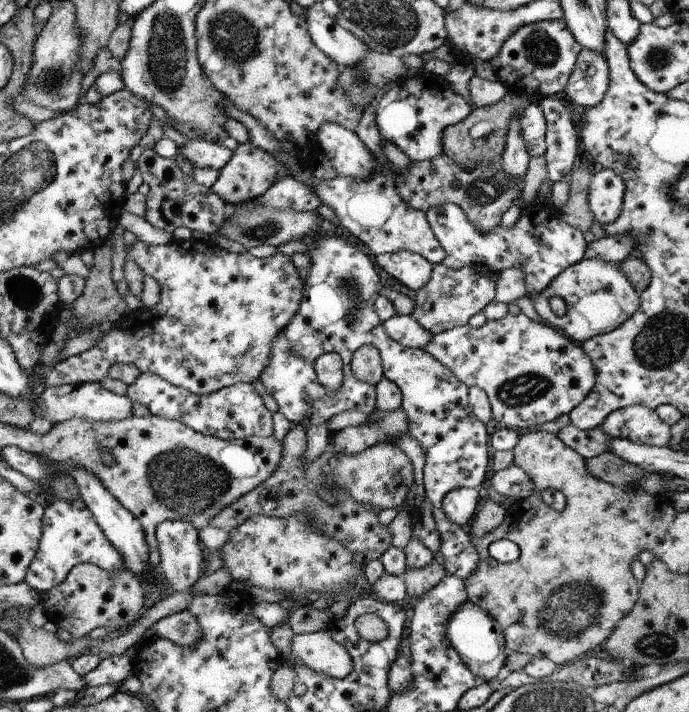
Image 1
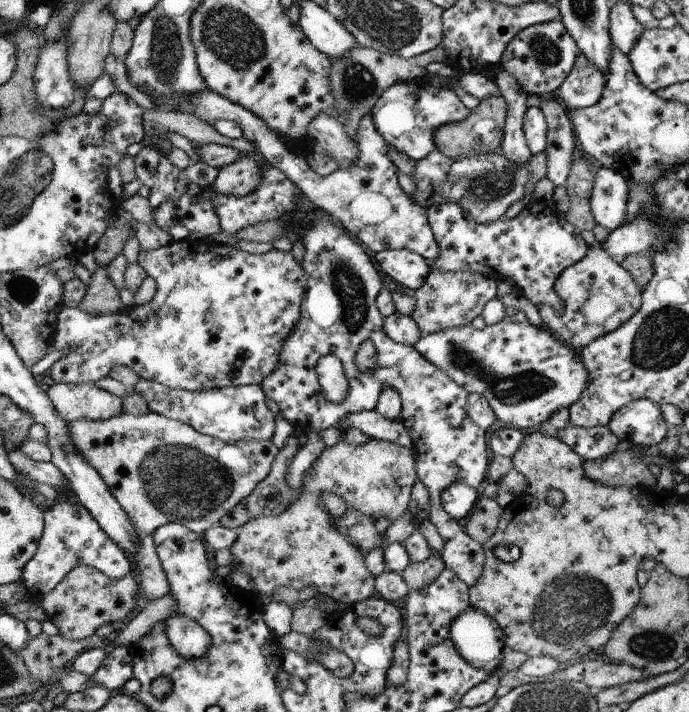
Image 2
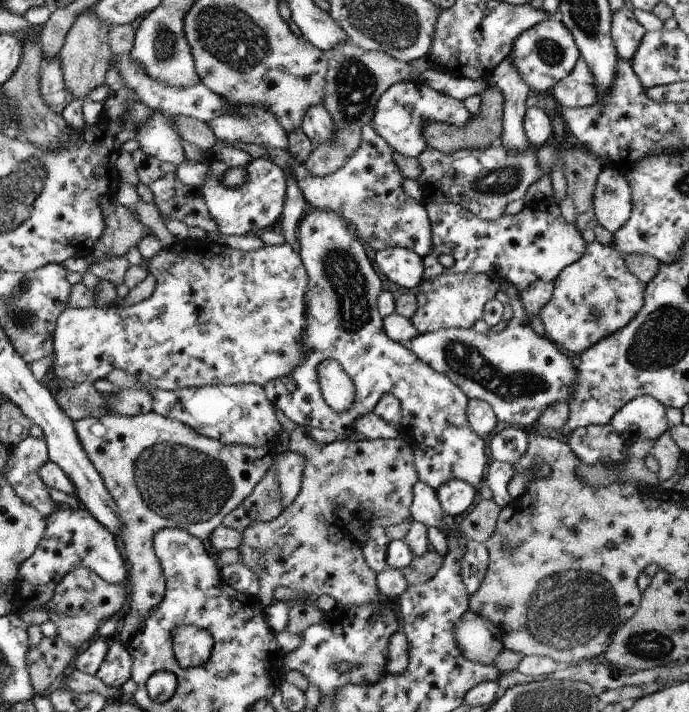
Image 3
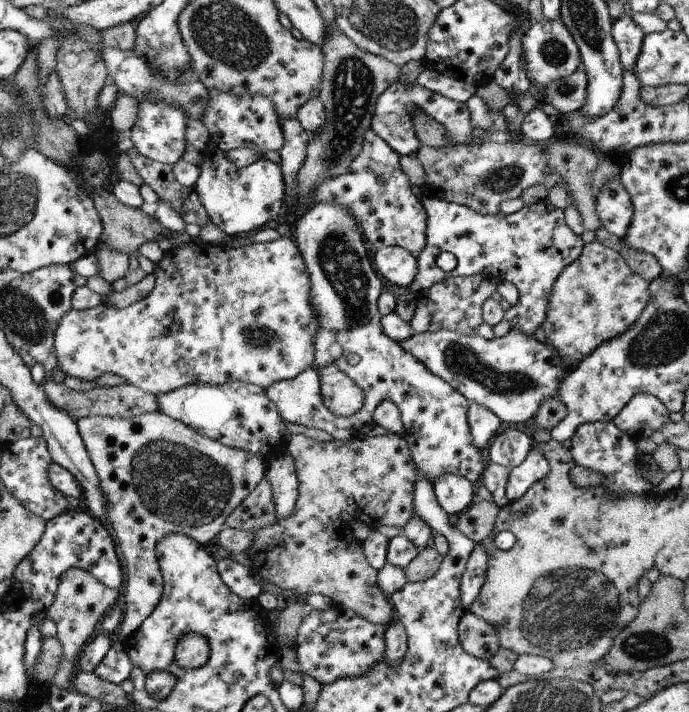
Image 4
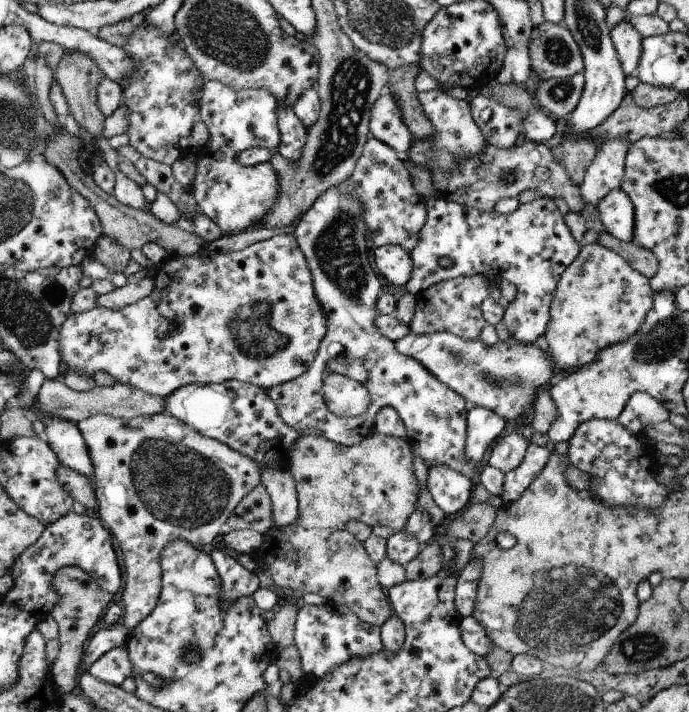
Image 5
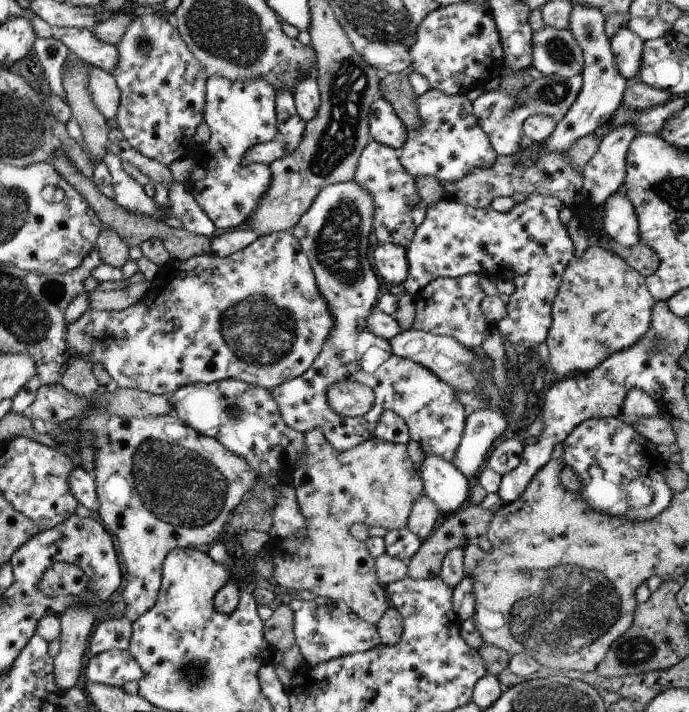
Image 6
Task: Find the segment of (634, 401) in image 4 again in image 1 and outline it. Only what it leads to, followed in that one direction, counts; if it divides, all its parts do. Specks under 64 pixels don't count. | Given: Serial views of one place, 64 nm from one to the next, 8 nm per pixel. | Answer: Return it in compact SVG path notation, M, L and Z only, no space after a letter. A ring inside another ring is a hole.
M630 405L612 411L600 428L612 439L623 438L657 447L671 444L671 426L662 421L655 410L644 405Z

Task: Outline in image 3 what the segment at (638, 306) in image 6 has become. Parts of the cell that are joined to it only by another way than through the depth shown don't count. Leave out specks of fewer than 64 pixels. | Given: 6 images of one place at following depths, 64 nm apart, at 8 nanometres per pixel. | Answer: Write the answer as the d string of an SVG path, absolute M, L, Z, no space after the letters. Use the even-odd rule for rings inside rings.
M594 241L587 245L584 256L555 280L553 297L539 312L545 335L576 359L601 338L624 328L642 310L644 294L645 285L626 268L620 252Z

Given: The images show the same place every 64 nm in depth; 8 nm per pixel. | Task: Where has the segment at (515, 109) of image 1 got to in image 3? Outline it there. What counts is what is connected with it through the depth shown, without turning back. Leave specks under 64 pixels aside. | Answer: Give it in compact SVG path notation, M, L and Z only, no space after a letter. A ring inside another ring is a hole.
M488 84L486 90L479 97L481 98L480 114L472 116L470 122L464 124L464 128L456 128L452 124L428 122L426 120L426 124L422 128L422 134L424 134L424 142L427 146L444 152L444 154L452 154L452 152L458 152L462 148L470 148L470 150L472 148L488 148L488 146L498 143L503 133L502 116L504 103L506 102L504 94L496 86Z

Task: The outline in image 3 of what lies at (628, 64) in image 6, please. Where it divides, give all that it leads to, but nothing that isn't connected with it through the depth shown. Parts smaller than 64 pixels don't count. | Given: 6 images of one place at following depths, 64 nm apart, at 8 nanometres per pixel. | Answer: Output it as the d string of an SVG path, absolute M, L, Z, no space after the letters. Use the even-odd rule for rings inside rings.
M626 3L620 10L613 12L611 20L611 37L614 40L618 57L631 62L644 38L646 30L633 13L633 8Z

